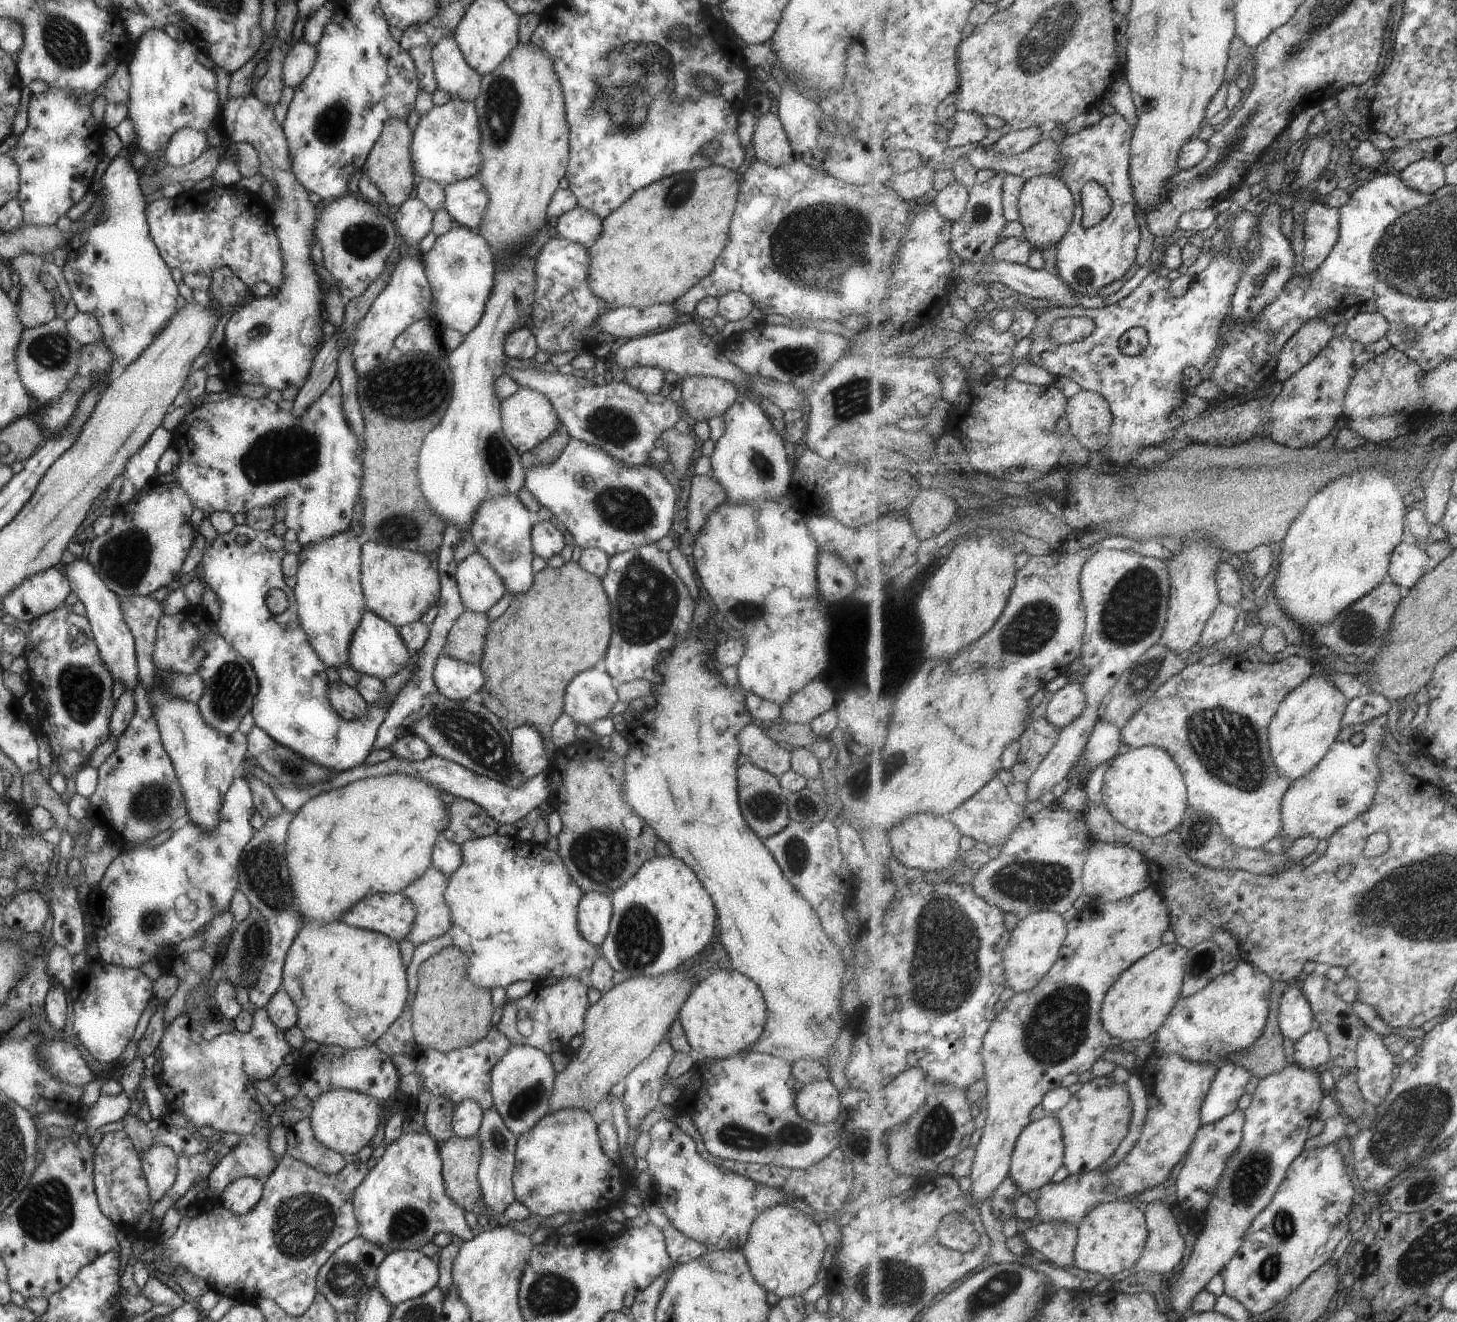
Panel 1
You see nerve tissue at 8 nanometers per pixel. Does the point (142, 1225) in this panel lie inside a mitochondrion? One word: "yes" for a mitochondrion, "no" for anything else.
no

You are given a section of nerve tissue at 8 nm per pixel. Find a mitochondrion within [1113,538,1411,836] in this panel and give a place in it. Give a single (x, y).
(1229, 744)

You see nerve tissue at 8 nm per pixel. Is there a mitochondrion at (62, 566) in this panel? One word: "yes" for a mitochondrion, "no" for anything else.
no

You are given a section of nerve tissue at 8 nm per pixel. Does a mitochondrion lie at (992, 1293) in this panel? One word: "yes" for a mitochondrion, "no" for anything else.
yes

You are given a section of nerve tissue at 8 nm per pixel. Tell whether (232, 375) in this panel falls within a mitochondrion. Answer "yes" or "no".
no

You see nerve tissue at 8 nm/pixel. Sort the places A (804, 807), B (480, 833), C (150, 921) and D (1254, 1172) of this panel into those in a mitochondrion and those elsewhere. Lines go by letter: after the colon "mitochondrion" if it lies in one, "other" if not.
A: mitochondrion
B: other
C: mitochondrion
D: mitochondrion

